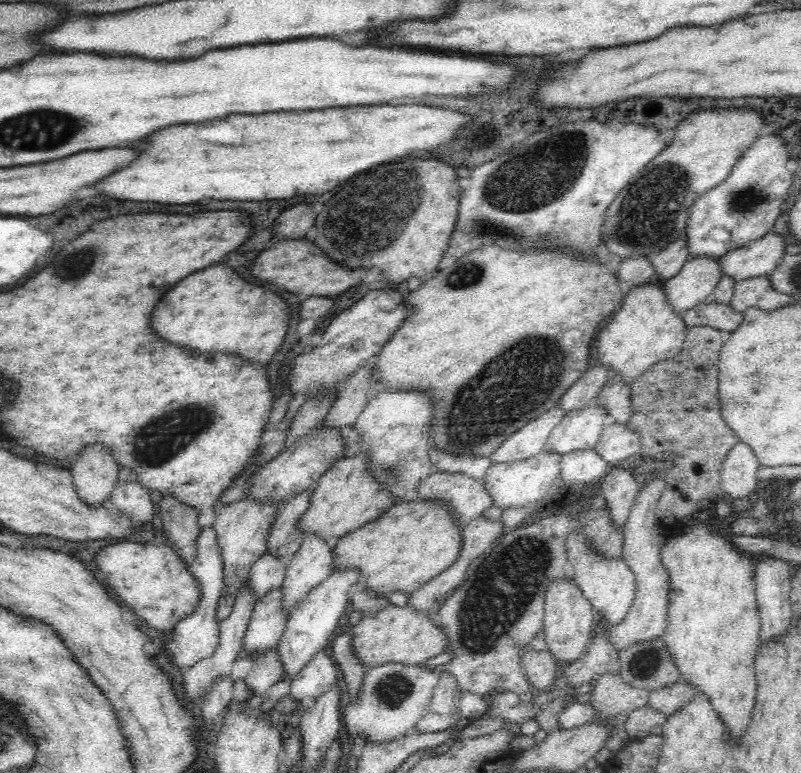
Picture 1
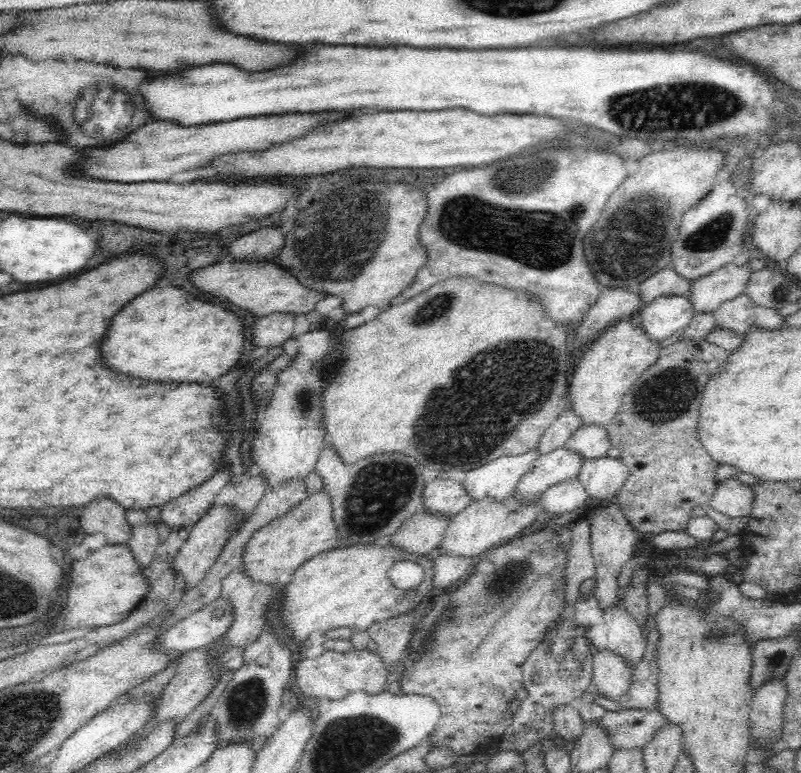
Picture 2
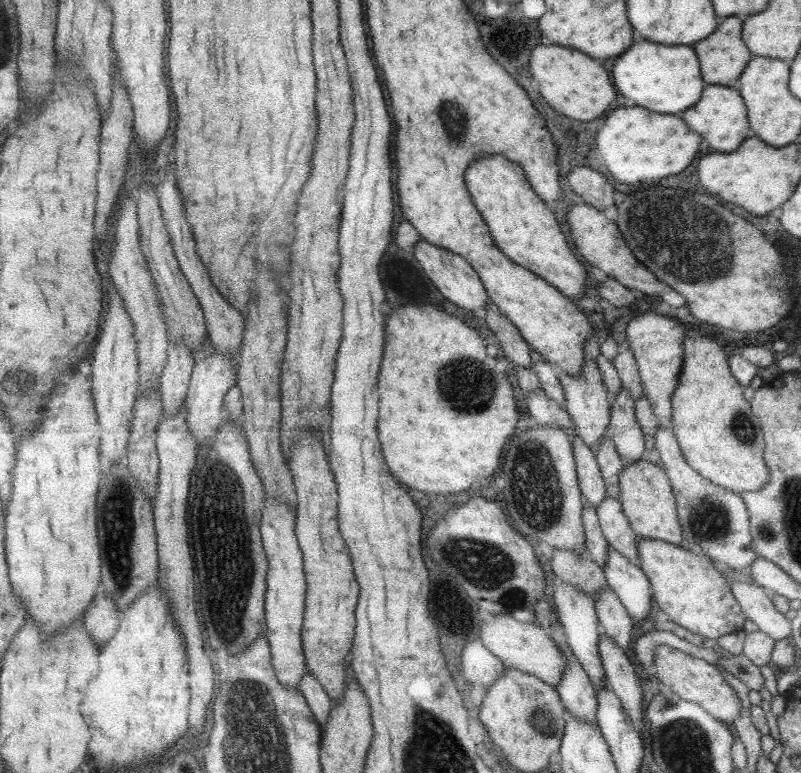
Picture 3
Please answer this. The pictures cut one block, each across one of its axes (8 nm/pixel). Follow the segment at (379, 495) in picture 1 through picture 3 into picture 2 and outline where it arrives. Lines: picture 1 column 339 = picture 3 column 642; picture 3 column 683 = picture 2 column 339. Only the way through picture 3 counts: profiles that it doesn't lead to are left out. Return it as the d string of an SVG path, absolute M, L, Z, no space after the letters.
M320 492L302 500L289 514L256 530L242 550L241 570L250 576L250 581L274 587L275 593L292 580L293 572L300 565L304 565L318 554L336 549L339 544L329 496Z

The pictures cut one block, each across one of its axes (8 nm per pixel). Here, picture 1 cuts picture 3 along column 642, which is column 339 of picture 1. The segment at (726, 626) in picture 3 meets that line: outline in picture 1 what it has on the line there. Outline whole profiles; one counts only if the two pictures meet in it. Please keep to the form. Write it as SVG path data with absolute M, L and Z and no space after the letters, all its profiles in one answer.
M404 501L393 504L379 518L338 539L334 546L332 572L358 569L361 576L358 583L363 584L368 594L379 598L394 592L411 595L452 565L458 559L461 546L462 532L448 505L442 501Z

